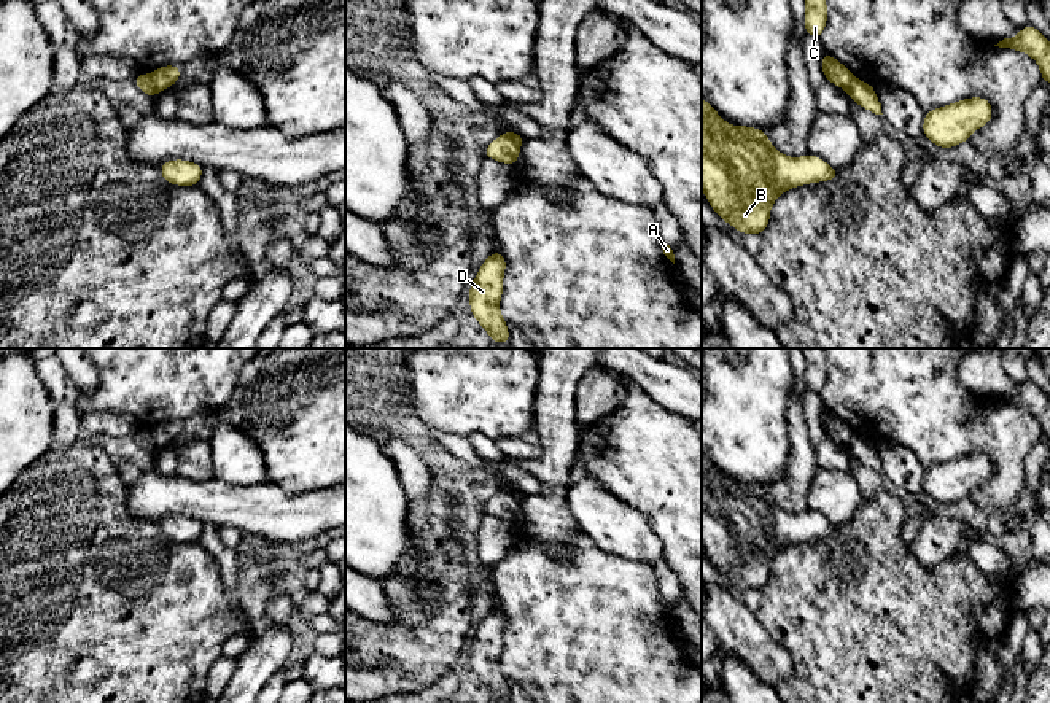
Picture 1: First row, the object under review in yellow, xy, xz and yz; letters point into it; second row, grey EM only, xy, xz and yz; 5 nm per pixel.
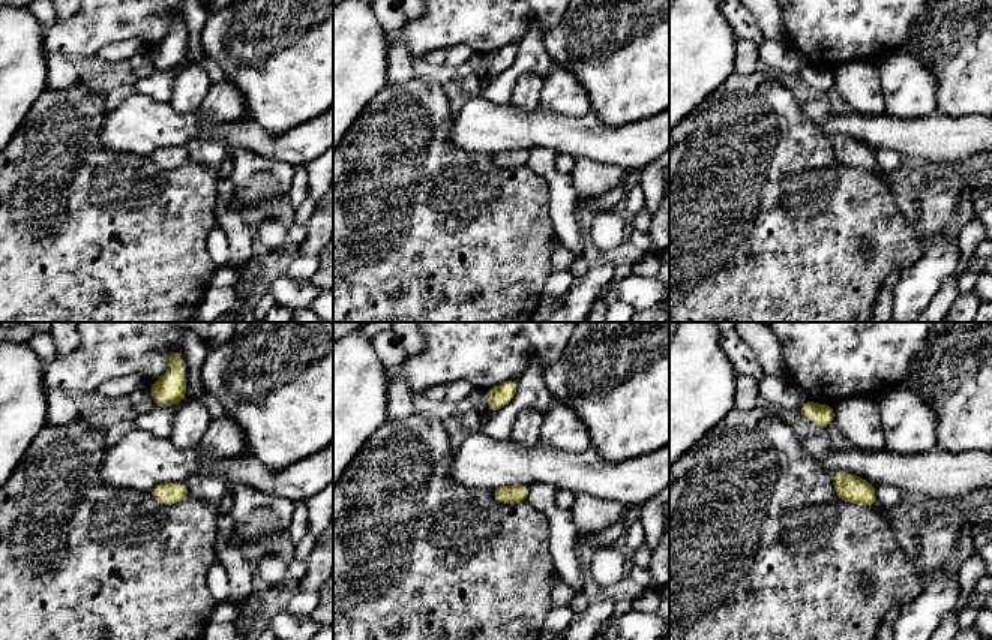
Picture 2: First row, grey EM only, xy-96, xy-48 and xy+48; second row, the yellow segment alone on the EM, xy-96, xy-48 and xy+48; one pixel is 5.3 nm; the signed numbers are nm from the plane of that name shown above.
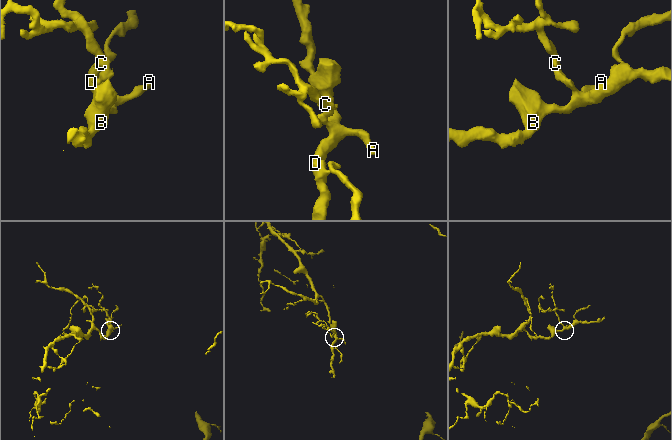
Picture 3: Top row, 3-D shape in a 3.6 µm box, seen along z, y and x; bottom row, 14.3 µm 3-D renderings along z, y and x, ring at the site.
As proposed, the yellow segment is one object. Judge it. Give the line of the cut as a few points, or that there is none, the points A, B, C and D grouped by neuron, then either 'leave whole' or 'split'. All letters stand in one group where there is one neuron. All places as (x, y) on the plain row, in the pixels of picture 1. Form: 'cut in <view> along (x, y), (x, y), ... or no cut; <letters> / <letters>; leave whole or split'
cut in xy along (148, 431), (158, 447); A B D / C; split

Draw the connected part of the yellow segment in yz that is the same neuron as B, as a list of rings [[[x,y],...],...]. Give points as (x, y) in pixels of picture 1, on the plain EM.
[[[702,453],[702,547],[718,573],[743,592],[764,590],[770,579],[770,565],[784,547],[835,536],[838,528],[810,509],[802,514],[781,511],[767,488],[725,479]]]

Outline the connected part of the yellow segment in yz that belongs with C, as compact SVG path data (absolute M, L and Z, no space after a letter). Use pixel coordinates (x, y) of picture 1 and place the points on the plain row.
M802 348L807 361L803 382L807 391L821 394L827 380L827 358L822 348Z

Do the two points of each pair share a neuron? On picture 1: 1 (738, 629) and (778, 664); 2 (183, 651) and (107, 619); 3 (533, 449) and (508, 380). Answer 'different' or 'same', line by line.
1: same
2: same
3: different

